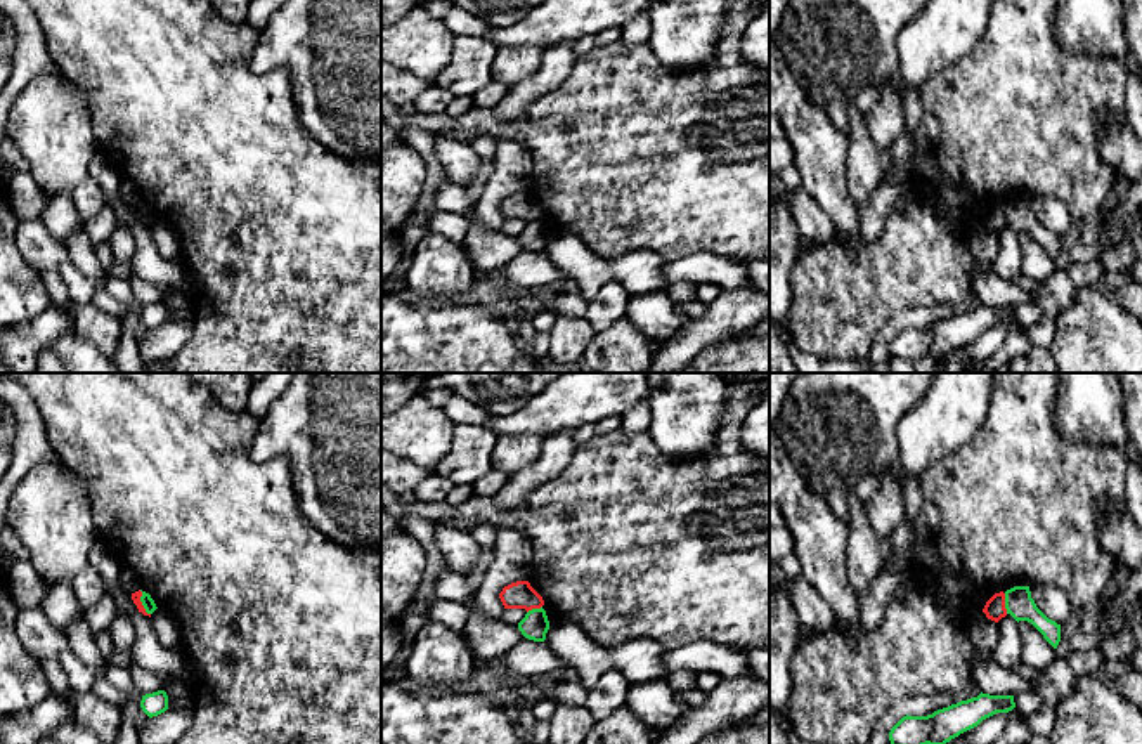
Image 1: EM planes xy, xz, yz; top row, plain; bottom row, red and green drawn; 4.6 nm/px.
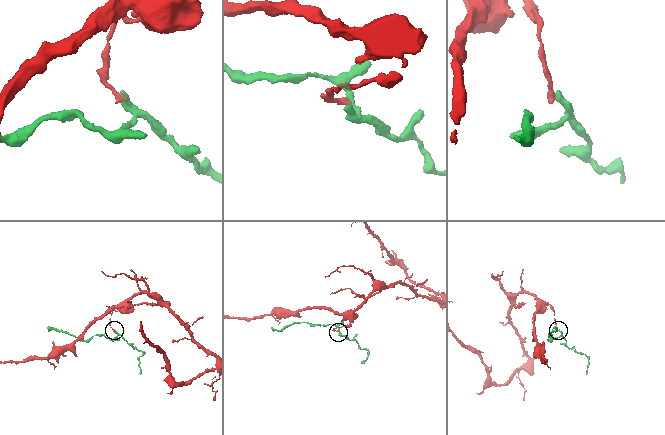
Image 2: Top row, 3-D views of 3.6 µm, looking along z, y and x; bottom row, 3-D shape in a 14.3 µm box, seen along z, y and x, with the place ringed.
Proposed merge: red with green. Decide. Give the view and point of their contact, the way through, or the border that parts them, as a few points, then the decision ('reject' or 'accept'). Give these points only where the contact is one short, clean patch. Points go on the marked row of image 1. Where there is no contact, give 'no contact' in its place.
meets red in xy at (141, 602); border along xy (139, 590), (142, 607), (149, 614); reject

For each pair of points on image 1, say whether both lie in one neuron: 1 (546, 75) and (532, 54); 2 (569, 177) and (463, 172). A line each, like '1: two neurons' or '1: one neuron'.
1: two neurons
2: two neurons

